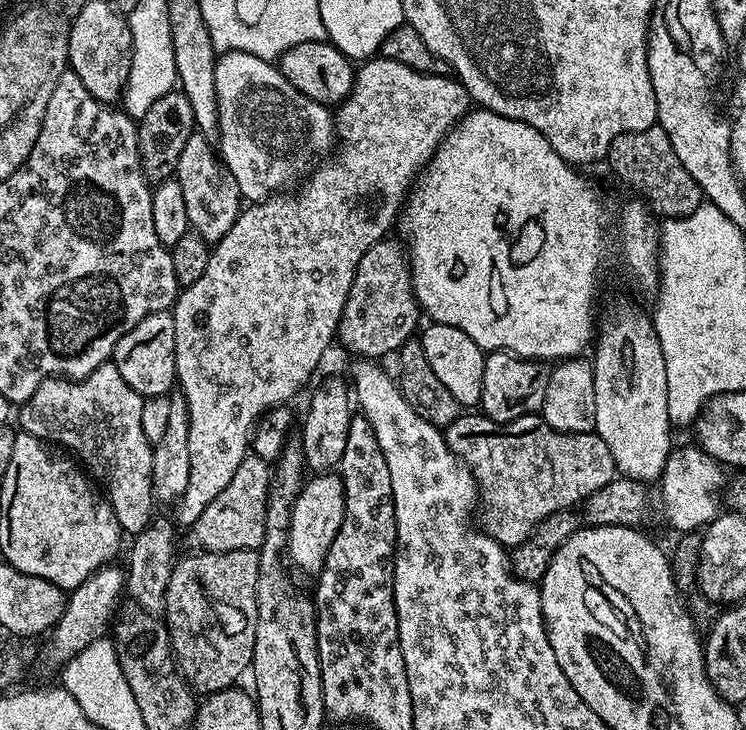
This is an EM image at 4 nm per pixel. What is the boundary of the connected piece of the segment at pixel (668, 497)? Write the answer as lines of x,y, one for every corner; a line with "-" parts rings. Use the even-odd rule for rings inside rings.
690,444
684,448
678,446
673,449
659,478
658,487
660,487
660,500
664,512
678,532
686,533
703,529
718,517
722,510
721,492
726,486
724,472
723,465
717,463
697,445

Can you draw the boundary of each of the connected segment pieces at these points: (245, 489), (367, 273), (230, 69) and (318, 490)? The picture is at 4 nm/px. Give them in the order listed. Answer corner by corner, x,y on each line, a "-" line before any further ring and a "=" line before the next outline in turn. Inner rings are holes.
249,454
234,470
234,478
206,510
190,525
192,540
201,552
233,552
239,548
259,549
266,534
266,506
268,492
272,489
274,472
269,461
=
392,239
380,240
362,254
362,262
358,262
350,294
342,310
339,343
357,352
355,355
360,358
379,358
382,354
399,352
400,347
413,339
421,327
422,309
412,285
410,257
405,245
399,239
=
225,52
217,59
216,79
220,81
216,86
220,111
218,152
245,201
259,202
283,193
287,184
307,177
329,155
331,148
333,151
338,140
333,113
294,90
275,63
245,52
=
335,471
313,475
301,488
292,507
286,549
287,563
308,576
315,577
320,573
326,562
326,554
330,550
330,542
338,538
338,530
342,526
345,514
346,490
342,477

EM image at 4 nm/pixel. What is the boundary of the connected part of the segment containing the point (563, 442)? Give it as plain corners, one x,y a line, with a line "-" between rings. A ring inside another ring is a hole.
461,414
447,428
446,439
452,453
459,456
475,475
482,497
479,523
483,531
508,550
526,542
543,520
556,512
575,509
618,476
614,458
610,458
610,449
595,432
559,432
539,414
529,414
508,424
499,424
483,414

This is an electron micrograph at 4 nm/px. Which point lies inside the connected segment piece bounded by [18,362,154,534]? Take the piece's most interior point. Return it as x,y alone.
99,419

